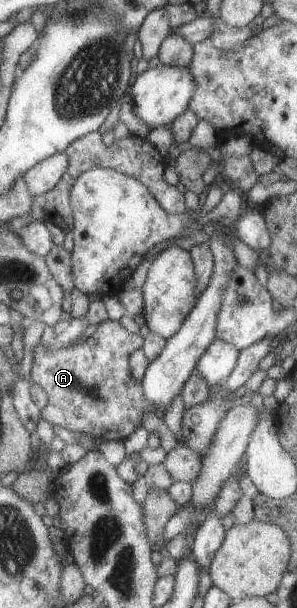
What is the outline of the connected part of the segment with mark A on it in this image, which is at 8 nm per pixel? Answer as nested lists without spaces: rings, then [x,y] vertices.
[[[109,319],[100,322],[92,336],[88,336],[88,338],[86,338],[84,342],[80,342],[80,344],[74,344],[72,346],[52,346],[50,349],[47,349],[44,345],[37,343],[33,349],[33,359],[31,369],[29,370],[29,380],[40,386],[47,396],[46,406],[44,406],[44,408],[40,411],[41,418],[50,425],[59,426],[67,431],[73,431],[75,434],[88,434],[89,436],[94,436],[94,438],[104,441],[124,441],[128,435],[132,434],[132,432],[136,430],[136,428],[142,427],[142,416],[144,416],[146,412],[152,412],[156,415],[156,417],[162,417],[162,412],[158,414],[158,412],[156,412],[156,408],[154,408],[154,406],[150,406],[150,402],[146,402],[146,398],[142,396],[142,386],[140,386],[140,384],[138,384],[132,376],[130,376],[130,370],[128,369],[128,357],[132,354],[132,352],[134,352],[134,350],[140,349],[141,347],[142,338],[138,336],[137,333],[130,334],[122,328],[118,321],[112,321]]]

